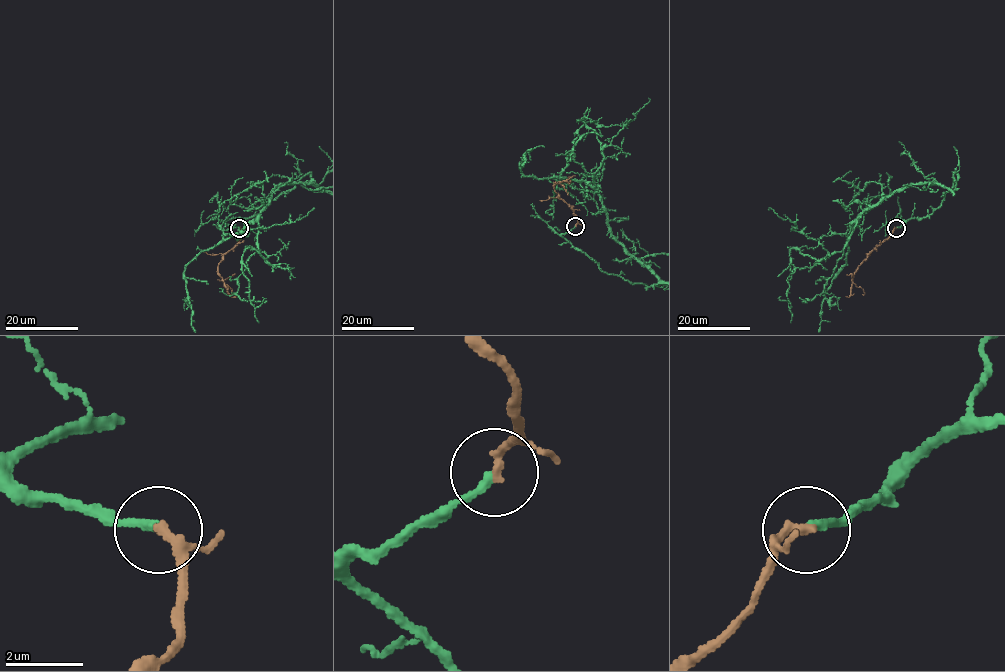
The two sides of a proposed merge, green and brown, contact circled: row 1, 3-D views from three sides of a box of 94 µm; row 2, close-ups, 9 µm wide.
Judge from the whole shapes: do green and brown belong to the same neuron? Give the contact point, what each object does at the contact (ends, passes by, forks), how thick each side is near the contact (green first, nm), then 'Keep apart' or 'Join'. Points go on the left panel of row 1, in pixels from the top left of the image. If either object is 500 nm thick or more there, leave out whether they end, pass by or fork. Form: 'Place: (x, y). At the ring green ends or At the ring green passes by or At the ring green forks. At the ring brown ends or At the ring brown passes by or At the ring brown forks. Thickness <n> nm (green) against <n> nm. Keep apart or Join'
Place: (239, 228). At the ring green ends. At the ring brown ends. Thickness 220 nm (green) against 240 nm. Join

